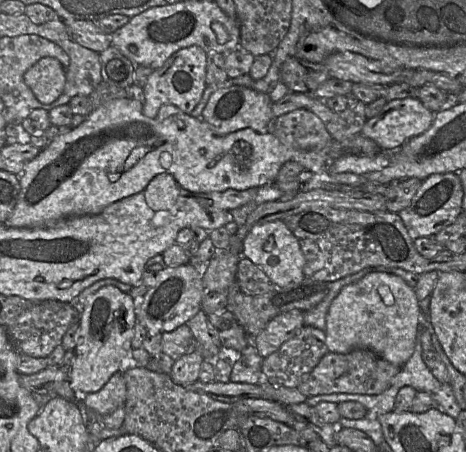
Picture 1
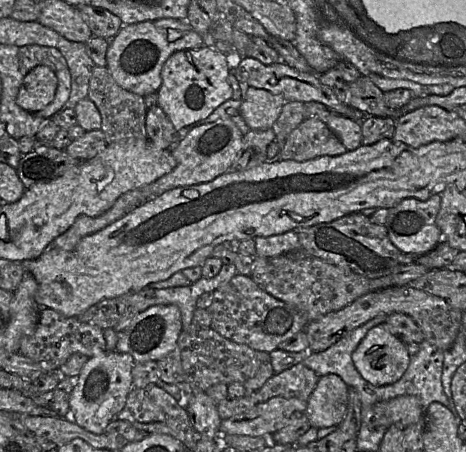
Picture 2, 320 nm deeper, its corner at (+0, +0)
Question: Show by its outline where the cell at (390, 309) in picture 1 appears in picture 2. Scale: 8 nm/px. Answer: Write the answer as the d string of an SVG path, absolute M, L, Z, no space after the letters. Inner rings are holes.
M385 324L373 327L352 354L360 375L375 386L398 382L406 372L411 356L407 346Z

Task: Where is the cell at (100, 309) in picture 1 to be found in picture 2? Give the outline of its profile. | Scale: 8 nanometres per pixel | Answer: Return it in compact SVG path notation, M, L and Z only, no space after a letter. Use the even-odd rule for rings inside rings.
M105 351L90 357L74 381L70 395L70 415L75 423L94 434L102 434L106 427L124 408L127 396L133 388L133 357L117 351Z

